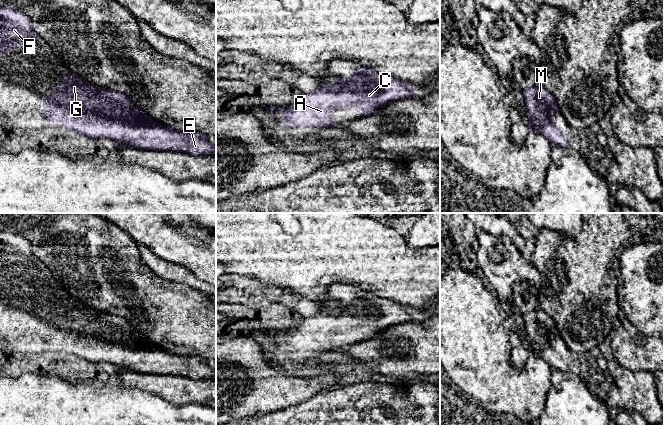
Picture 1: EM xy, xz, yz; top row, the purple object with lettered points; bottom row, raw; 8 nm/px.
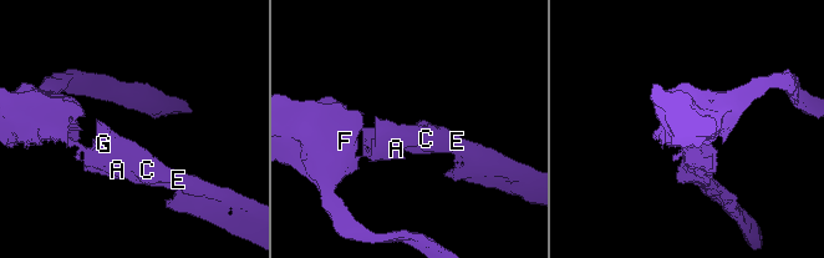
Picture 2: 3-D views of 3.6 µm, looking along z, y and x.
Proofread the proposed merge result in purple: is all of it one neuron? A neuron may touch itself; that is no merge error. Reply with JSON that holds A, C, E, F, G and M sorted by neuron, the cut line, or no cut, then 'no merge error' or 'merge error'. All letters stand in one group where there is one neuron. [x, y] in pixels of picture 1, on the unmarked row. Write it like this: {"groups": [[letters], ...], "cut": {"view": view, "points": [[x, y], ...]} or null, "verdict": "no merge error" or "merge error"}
{"groups": [["A", "C", "E", "F", "G", "M"]], "cut": null, "verdict": "no merge error"}

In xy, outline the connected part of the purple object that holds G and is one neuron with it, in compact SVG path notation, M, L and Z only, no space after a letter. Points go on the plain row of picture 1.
M67 292L63 294L63 306L58 308L57 316L54 319L49 317L48 321L44 322L43 340L53 347L51 352L63 347L62 352L76 355L94 364L108 362L139 374L186 376L195 380L216 378L216 369L210 367L203 357L180 356L166 351L154 345L140 332L135 331L125 318L91 308Z

